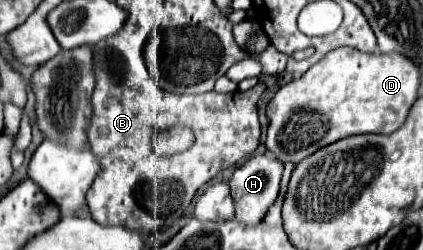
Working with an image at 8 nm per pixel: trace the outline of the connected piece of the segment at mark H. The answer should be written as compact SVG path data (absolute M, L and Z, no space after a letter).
M256 154L248 162L244 162L240 168L236 168L236 172L230 178L230 190L232 190L234 204L236 204L238 220L242 220L244 224L258 224L258 220L262 220L262 216L266 214L266 208L278 196L282 170L284 170L284 164L268 154L262 154L262 156Z

